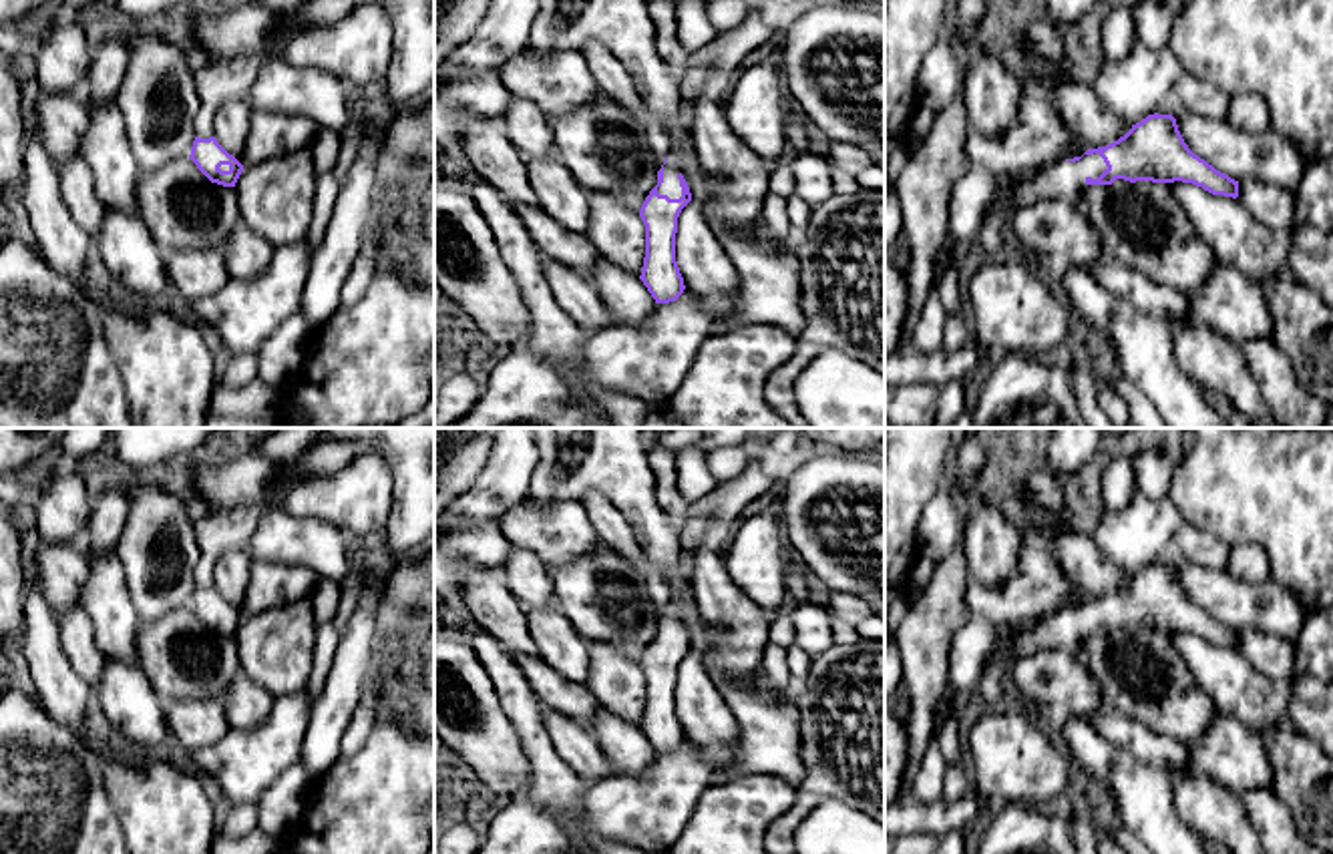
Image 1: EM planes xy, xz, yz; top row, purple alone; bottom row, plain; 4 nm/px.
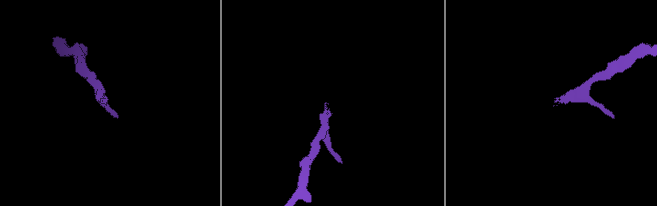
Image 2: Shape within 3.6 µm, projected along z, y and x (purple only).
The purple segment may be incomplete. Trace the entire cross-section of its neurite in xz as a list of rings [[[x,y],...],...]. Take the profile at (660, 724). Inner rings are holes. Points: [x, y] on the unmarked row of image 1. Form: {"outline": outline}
{"outline": [[[674,599],[657,621],[657,635],[645,647],[639,667],[645,675],[645,707],[639,729],[655,754],[676,752],[686,735],[676,711],[676,683],[682,659],[692,651]]]}

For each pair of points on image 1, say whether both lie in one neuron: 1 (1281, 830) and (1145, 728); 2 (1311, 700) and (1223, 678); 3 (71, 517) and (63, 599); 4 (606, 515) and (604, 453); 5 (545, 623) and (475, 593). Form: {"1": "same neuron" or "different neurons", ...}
{"1": "same neuron", "2": "same neuron", "3": "same neuron", "4": "different neurons", "5": "same neuron"}

